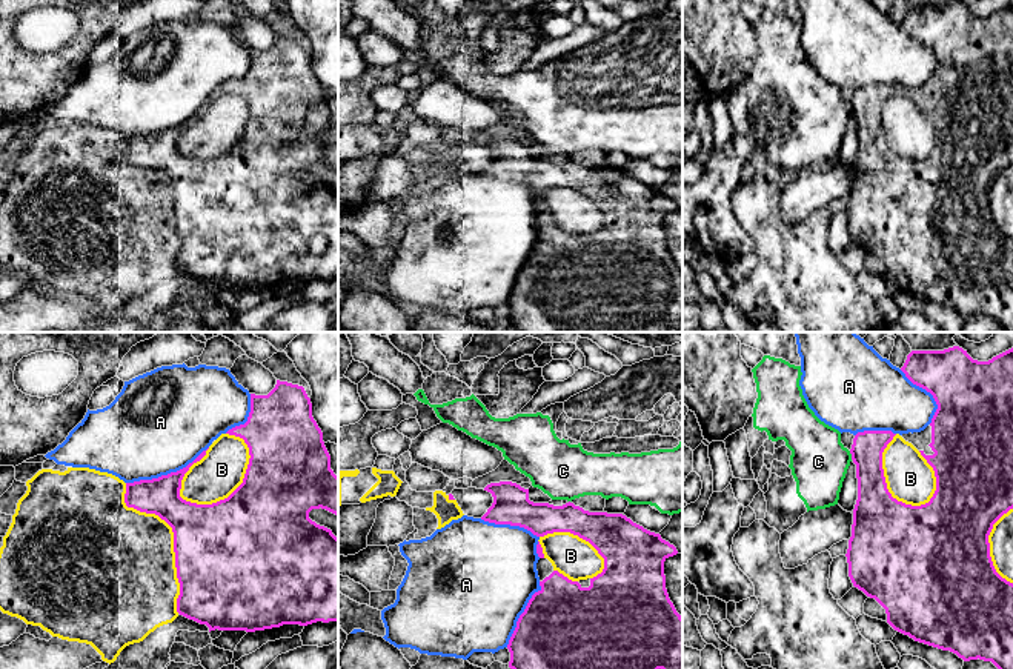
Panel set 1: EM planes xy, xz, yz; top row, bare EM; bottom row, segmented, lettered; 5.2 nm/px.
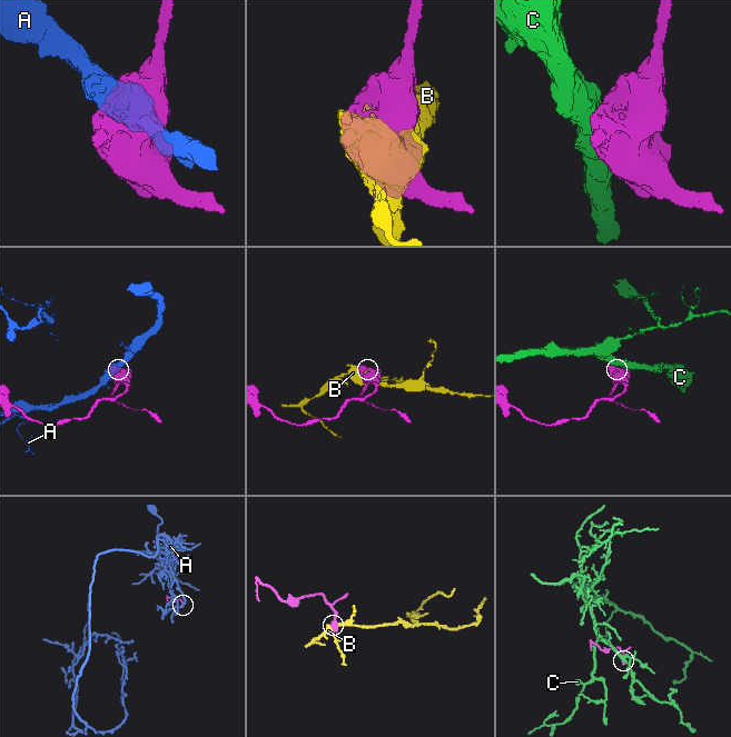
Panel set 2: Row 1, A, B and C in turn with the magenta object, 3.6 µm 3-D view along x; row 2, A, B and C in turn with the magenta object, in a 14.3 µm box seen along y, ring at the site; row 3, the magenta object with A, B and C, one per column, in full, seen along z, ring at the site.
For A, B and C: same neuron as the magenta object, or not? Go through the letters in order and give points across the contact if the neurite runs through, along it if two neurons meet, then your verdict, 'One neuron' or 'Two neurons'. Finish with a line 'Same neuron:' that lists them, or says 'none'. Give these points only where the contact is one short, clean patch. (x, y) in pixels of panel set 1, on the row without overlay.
A: Two neurons
B: Two neurons
C: Two neurons
Same neuron: none

